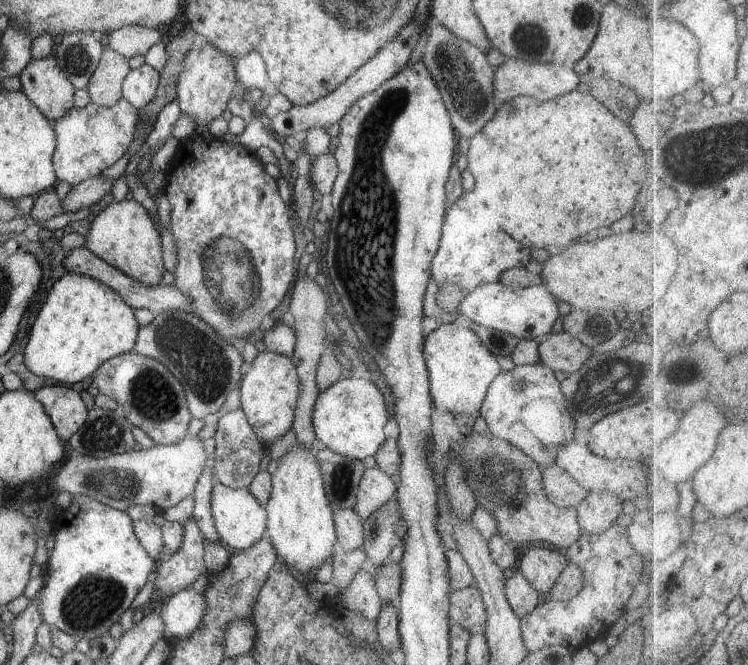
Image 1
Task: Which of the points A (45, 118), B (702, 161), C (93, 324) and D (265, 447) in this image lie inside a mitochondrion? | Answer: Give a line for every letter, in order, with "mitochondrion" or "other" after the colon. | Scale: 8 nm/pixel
A: other
B: mitochondrion
C: other
D: other

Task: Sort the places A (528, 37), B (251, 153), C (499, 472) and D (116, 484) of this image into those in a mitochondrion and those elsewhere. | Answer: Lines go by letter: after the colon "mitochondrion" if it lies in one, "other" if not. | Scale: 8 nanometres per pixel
A: mitochondrion
B: other
C: mitochondrion
D: mitochondrion

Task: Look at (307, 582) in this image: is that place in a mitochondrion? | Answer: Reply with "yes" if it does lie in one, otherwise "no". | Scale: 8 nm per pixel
no

